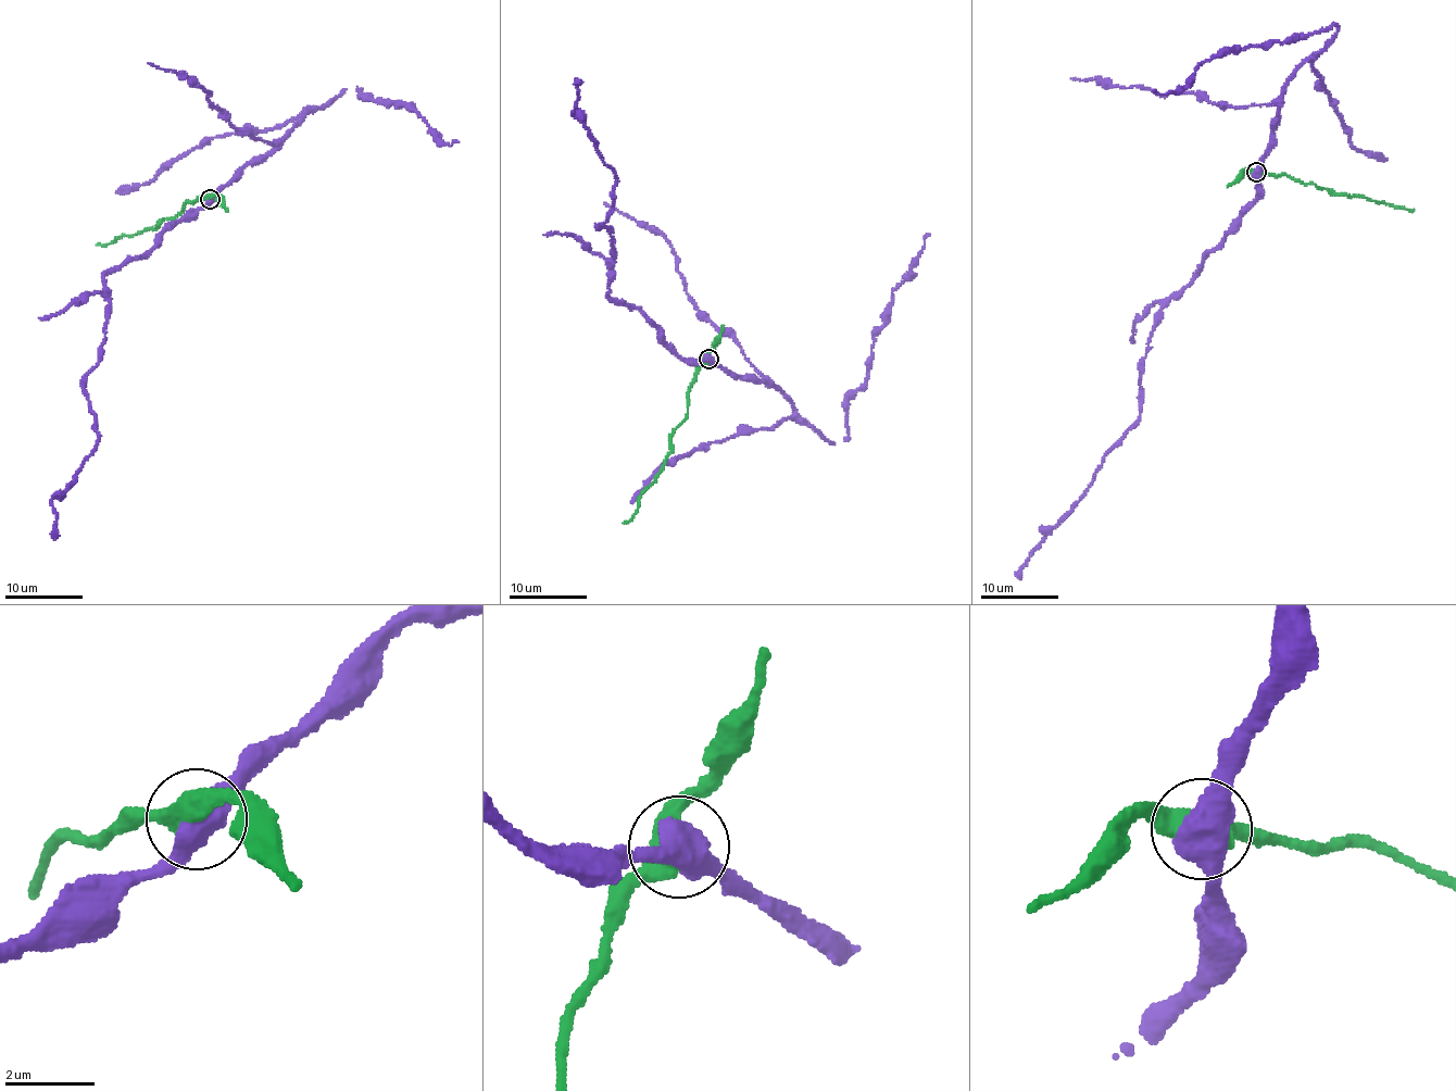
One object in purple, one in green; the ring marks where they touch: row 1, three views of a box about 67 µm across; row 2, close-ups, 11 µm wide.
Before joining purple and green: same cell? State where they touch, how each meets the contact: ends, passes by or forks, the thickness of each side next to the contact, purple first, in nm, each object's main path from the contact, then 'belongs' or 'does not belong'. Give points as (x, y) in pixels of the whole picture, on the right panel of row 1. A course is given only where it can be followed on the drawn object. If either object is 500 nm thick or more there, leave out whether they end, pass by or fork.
at (1256, 172); 600 nm thick on the purple side, 500 nm on the other; purple runs (1256, 173), (1255, 199), (1239, 223), (1160, 310), (1143, 358), (1140, 418), (1104, 455), (1102, 467), (1019, 579); green runs (1256, 173), (1284, 175), (1332, 192), (1364, 197), (1413, 211); does not belong

